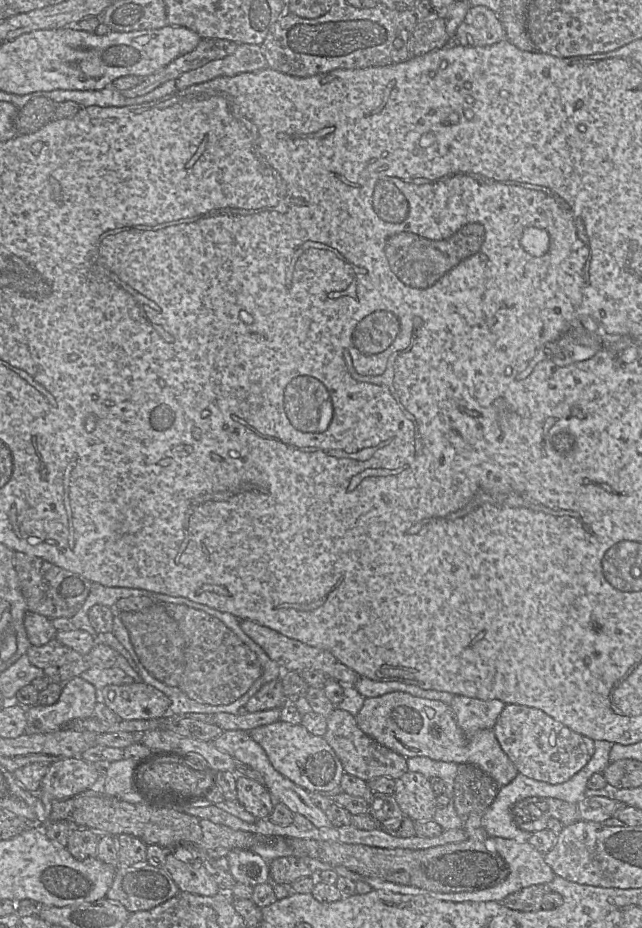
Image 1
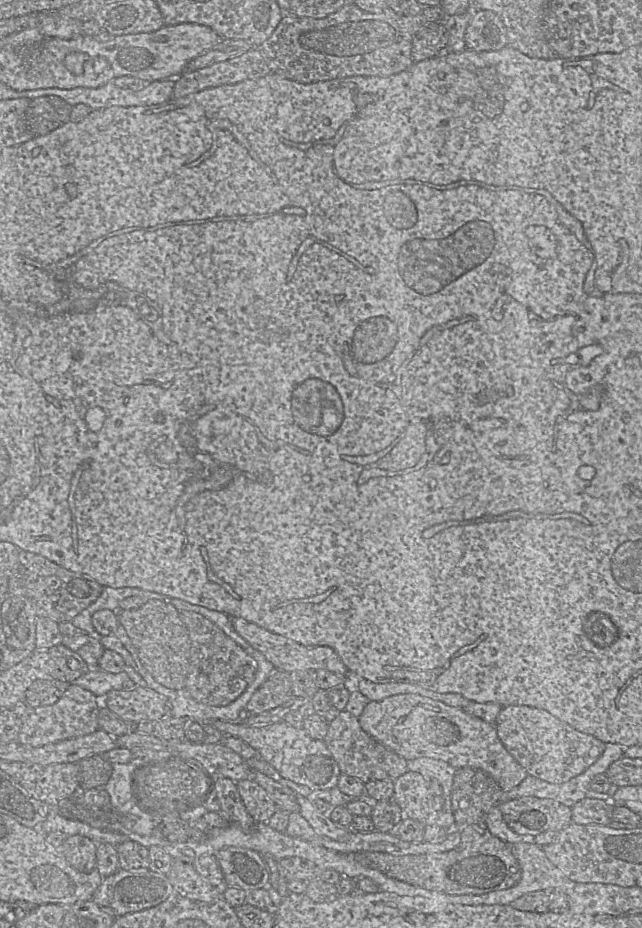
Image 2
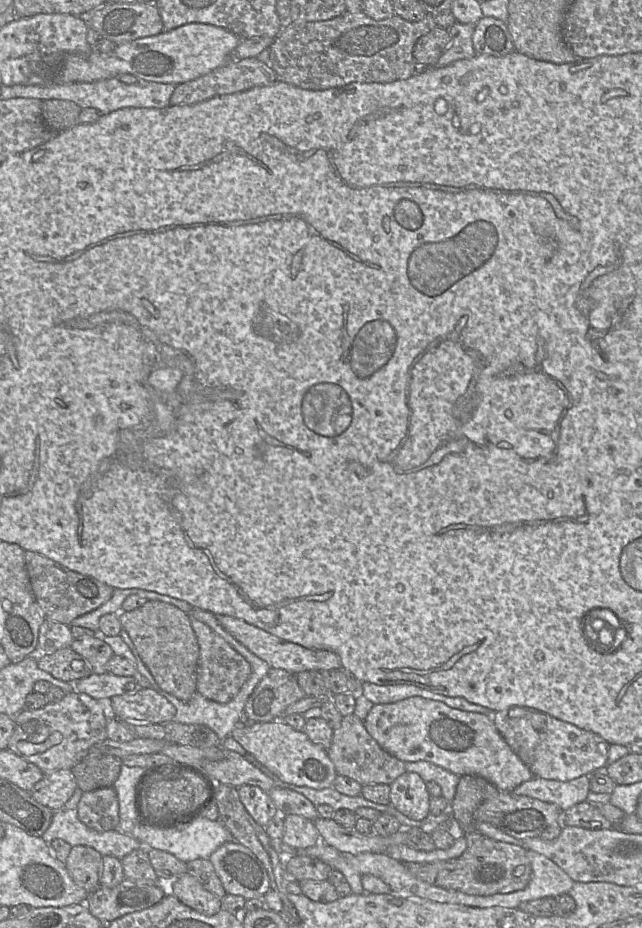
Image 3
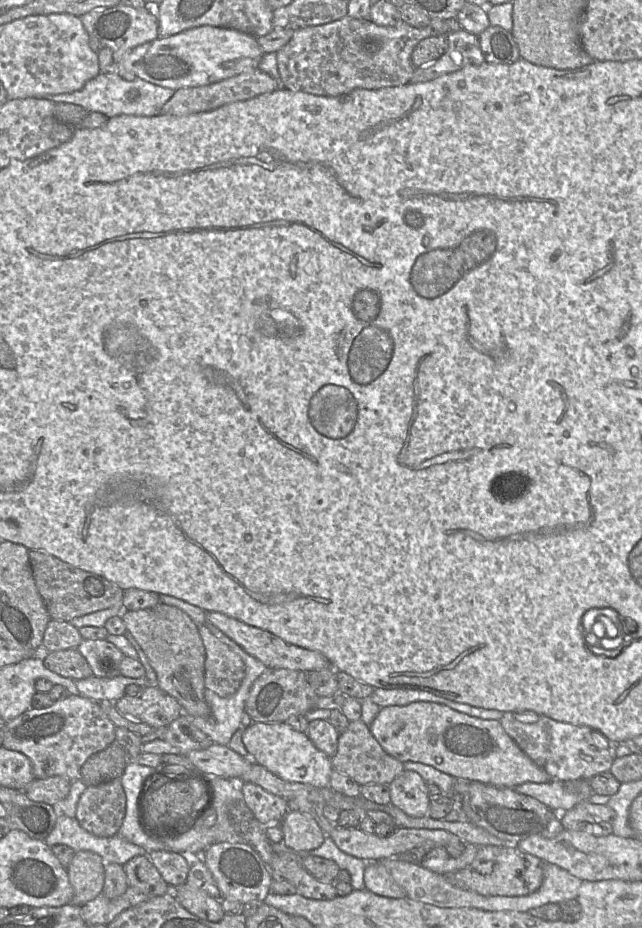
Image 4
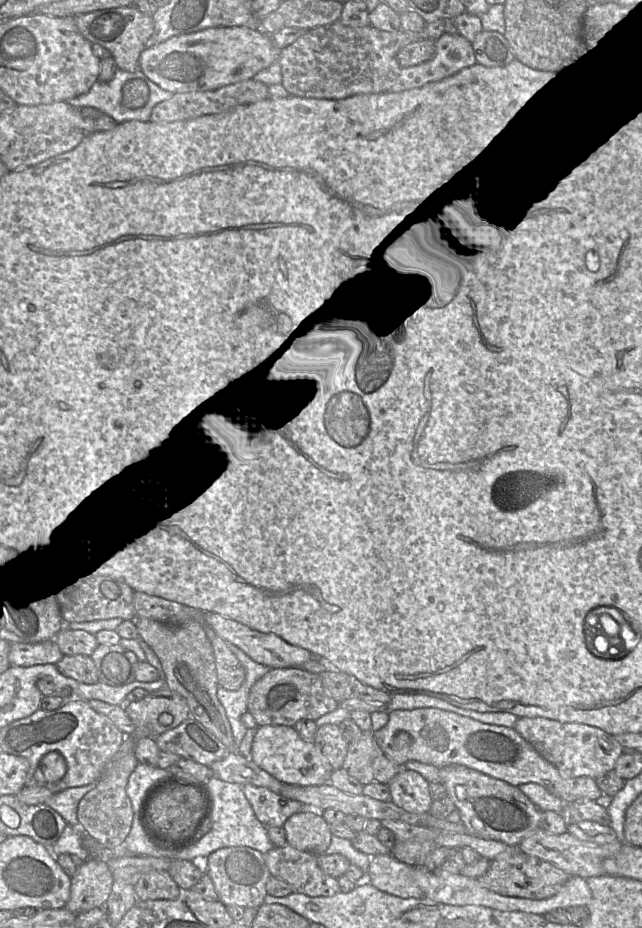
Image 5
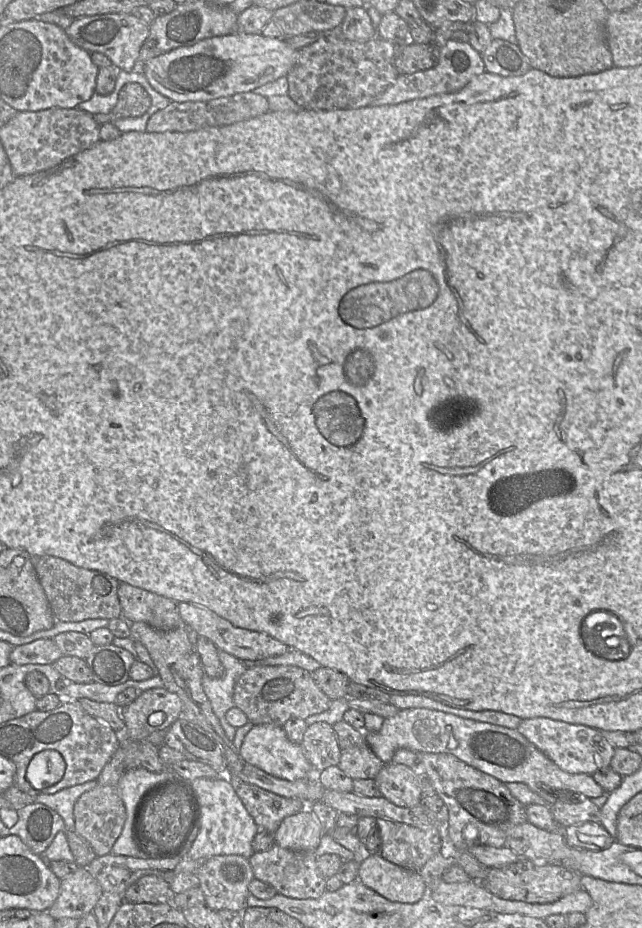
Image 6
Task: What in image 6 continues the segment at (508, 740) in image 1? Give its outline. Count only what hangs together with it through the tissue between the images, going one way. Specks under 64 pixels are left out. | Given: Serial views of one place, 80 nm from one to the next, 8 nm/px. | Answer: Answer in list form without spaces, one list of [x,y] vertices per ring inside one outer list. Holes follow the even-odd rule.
[[[548,717],[522,719],[517,731],[551,759],[560,769],[572,773],[594,772],[610,766],[615,747],[596,728],[572,724]]]

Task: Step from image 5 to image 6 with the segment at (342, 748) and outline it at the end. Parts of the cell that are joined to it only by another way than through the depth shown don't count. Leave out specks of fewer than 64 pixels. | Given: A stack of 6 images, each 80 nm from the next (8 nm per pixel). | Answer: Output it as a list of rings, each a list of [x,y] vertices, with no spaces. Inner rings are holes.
[[[317,722],[308,726],[301,748],[315,771],[323,771],[339,764],[341,749],[333,726],[326,722]]]

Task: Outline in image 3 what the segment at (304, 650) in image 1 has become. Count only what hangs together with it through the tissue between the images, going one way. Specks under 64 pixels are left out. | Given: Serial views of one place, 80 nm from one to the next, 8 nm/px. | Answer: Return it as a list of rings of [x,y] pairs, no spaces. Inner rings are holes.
[[[216,615],[216,618],[227,632],[244,645],[250,652],[265,661],[272,669],[283,669],[294,675],[303,671],[327,671],[341,669],[340,658],[333,651],[305,648],[233,616]]]

